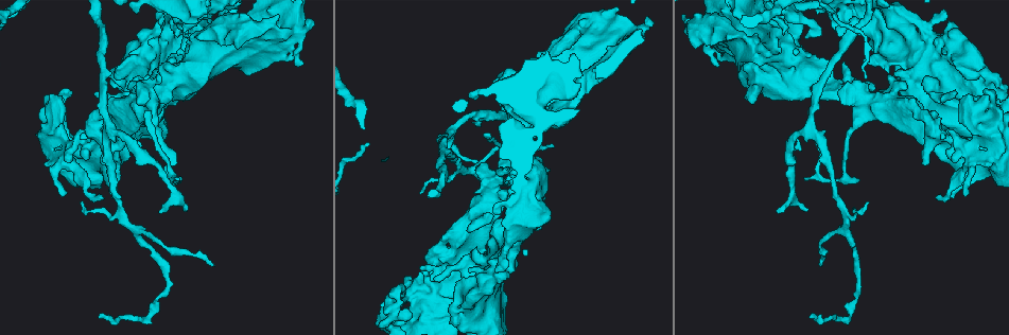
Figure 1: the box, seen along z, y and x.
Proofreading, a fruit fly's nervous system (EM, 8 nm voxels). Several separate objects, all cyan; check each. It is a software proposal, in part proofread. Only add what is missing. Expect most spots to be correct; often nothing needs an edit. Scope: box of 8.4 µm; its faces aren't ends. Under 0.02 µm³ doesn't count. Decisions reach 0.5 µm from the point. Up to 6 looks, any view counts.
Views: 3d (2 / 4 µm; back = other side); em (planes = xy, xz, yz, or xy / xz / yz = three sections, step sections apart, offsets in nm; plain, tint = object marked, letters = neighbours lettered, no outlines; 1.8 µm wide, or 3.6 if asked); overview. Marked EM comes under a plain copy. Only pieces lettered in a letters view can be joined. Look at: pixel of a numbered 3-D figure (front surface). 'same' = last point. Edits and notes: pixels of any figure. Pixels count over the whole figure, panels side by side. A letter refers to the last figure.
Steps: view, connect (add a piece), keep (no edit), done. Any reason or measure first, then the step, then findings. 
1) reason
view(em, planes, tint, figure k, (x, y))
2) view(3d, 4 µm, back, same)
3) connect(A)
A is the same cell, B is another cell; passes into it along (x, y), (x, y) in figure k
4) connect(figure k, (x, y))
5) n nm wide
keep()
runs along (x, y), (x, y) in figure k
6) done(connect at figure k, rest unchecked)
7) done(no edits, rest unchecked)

sharp bend
view(em, planes, tint, figure 1, (452, 131))

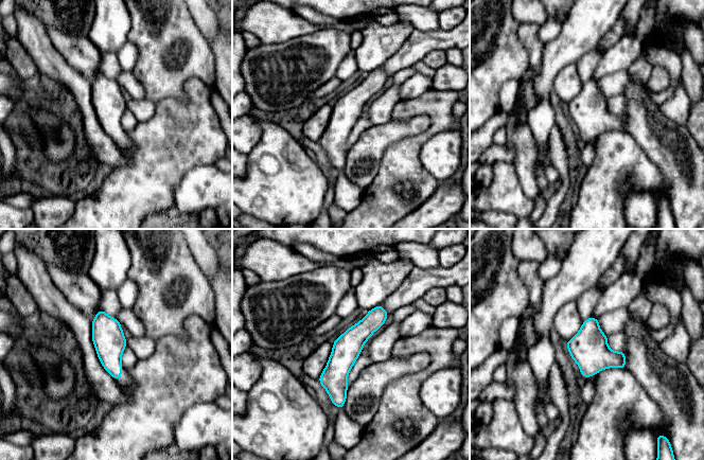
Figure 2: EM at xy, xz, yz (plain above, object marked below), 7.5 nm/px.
view(em, planes, letters, same)

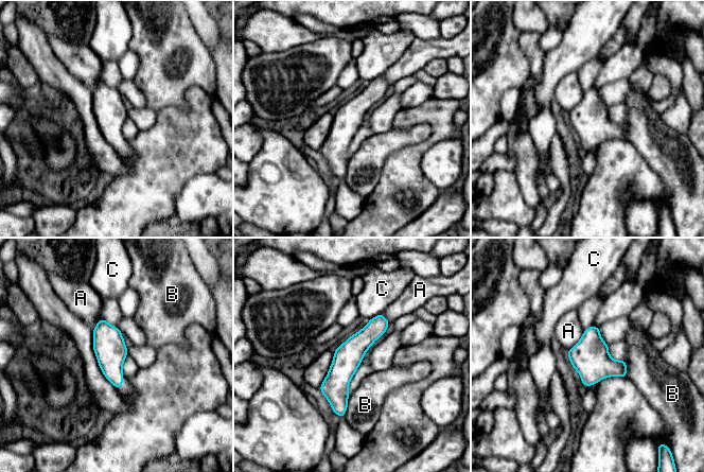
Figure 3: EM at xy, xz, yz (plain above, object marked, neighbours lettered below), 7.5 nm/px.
keep()
A, B and C are other cells; border along (583, 331), (580, 338), (567, 351) in figure 3; no lettered piece goes on from it

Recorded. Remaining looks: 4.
abrupt turn
view(3d, 4 µm, figure 1, (945, 56))

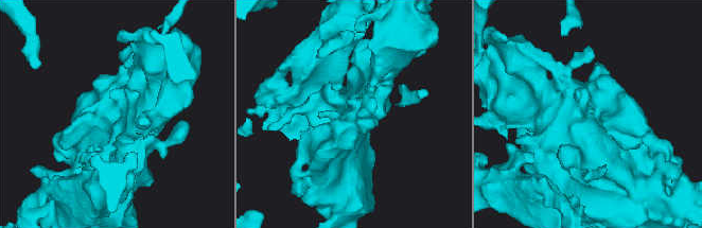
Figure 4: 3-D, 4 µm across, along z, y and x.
view(em, xy, step 4, letters, figure 4, (590, 114))

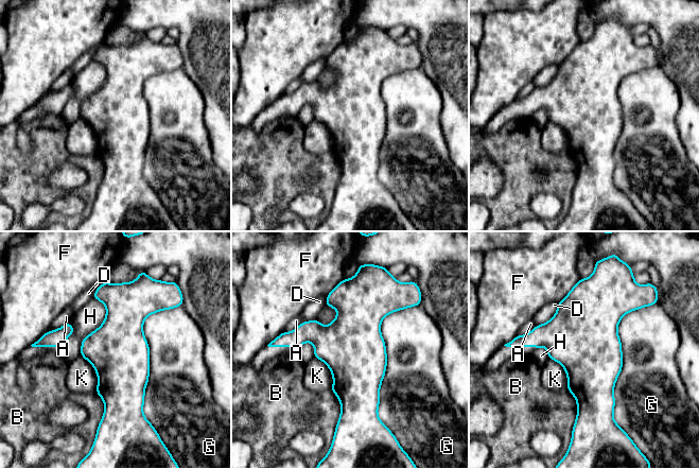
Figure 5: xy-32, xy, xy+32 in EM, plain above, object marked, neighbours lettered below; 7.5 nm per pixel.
view(em, planes, letters, same)

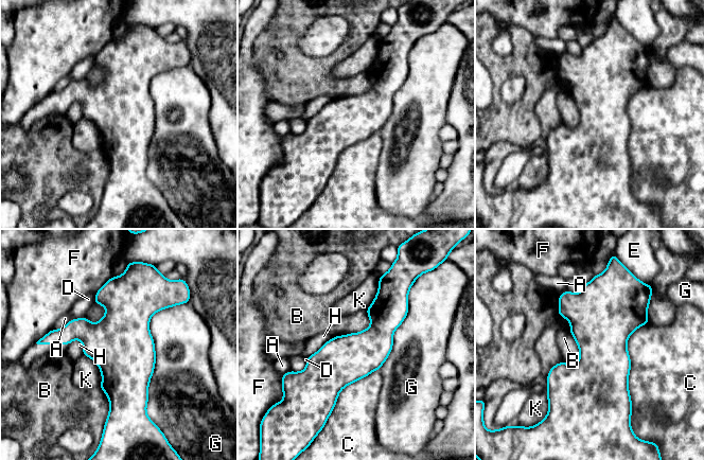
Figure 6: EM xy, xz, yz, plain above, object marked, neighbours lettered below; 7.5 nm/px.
keep()
A, B, C, D, E, F, G, H and K are other cells; border along (371, 321), (361, 331), (337, 336) in figure 6; no lettered piece goes on from it

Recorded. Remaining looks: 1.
done(no edits, rest unchecked)

